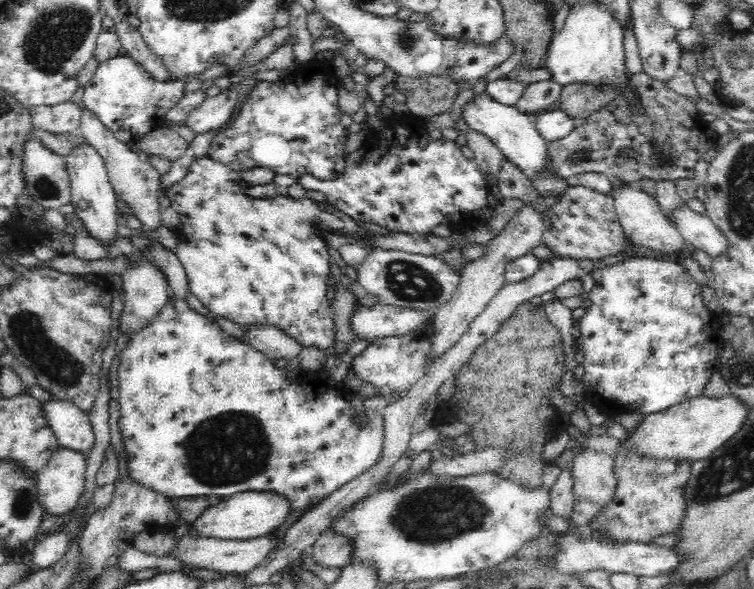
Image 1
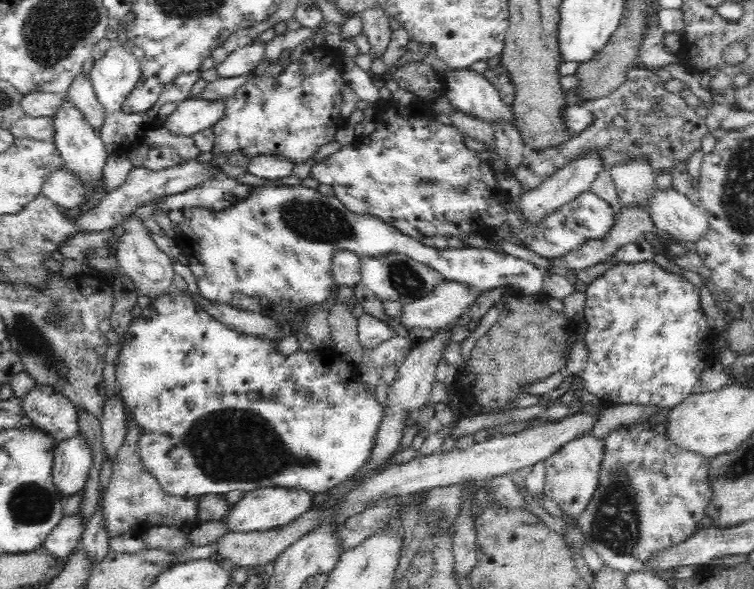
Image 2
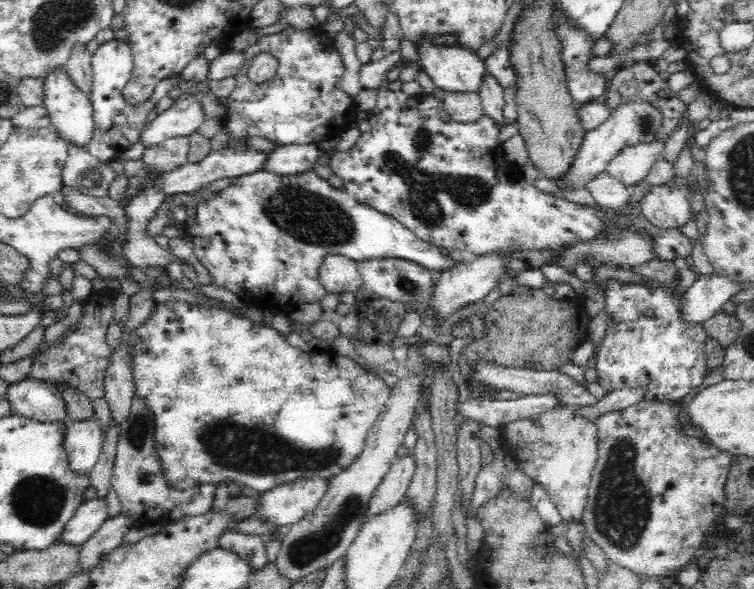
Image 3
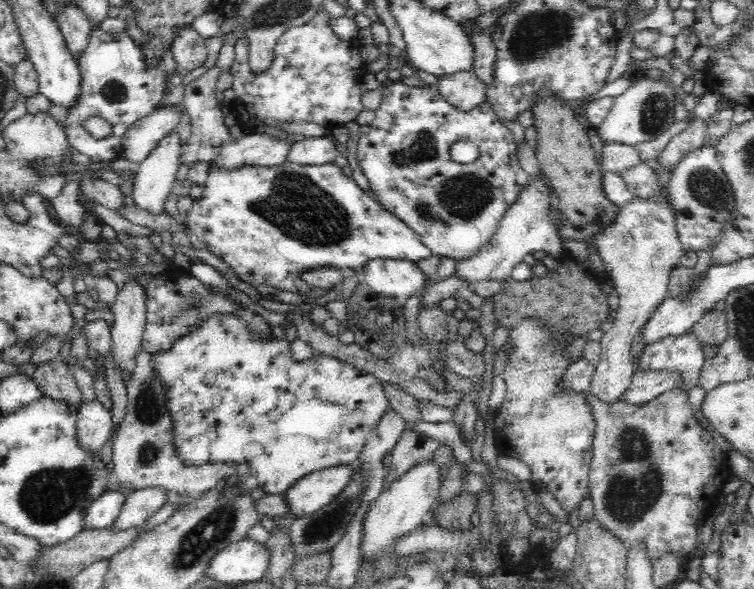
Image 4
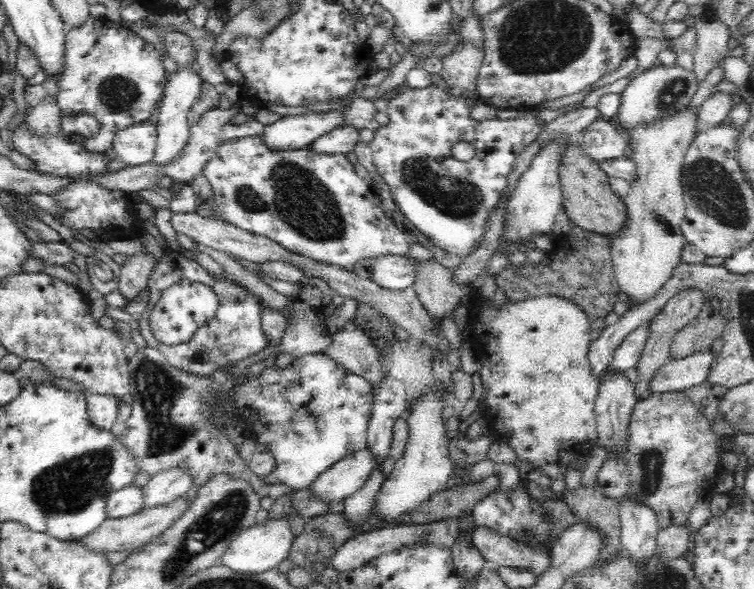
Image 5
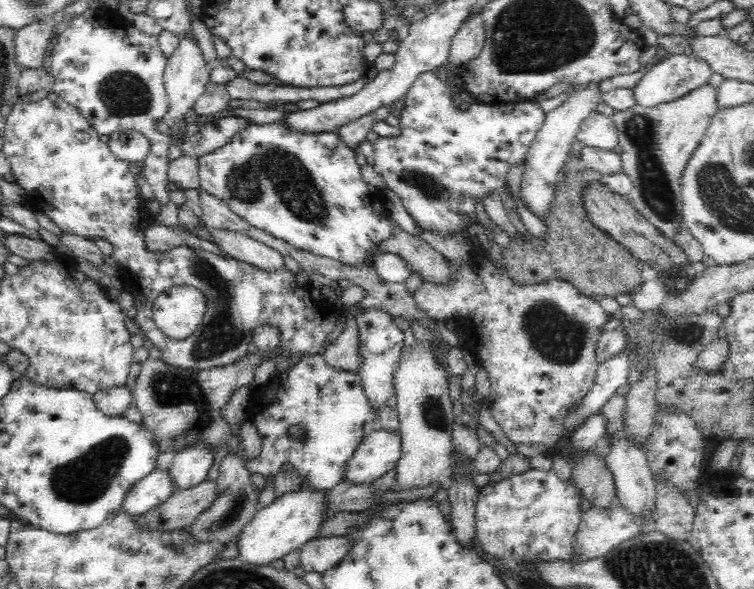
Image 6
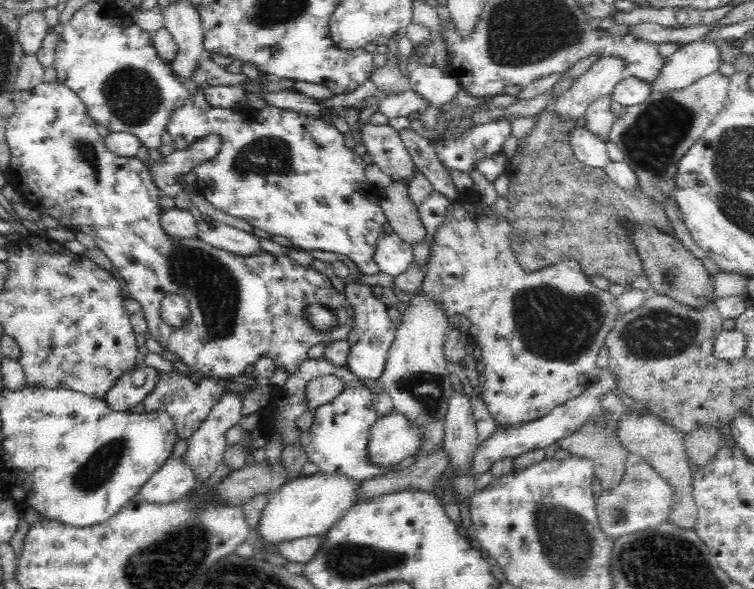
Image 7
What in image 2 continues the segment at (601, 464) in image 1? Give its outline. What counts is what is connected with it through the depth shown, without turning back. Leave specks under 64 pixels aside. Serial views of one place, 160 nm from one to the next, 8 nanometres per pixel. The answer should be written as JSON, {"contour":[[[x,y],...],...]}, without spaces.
{"contour":[[[592,431],[574,440],[566,441],[552,456],[544,459],[544,494],[560,507],[567,519],[578,519],[592,500],[592,493],[598,484],[599,468],[603,459],[603,439],[594,436]]]}

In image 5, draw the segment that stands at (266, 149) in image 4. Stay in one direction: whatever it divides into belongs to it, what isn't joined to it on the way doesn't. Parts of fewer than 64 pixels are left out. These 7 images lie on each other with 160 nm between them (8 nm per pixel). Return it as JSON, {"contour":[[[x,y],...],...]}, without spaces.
{"contour":[[[344,108],[311,111],[302,116],[287,115],[267,123],[262,135],[272,149],[299,149],[344,125],[344,118]]]}

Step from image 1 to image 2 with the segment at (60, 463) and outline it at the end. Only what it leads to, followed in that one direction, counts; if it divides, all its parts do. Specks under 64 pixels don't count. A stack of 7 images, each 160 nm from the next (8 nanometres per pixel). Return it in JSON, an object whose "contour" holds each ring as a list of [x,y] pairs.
{"contour":[[[80,430],[75,435],[56,441],[52,477],[65,499],[83,490],[89,479],[90,466],[92,449]]]}

